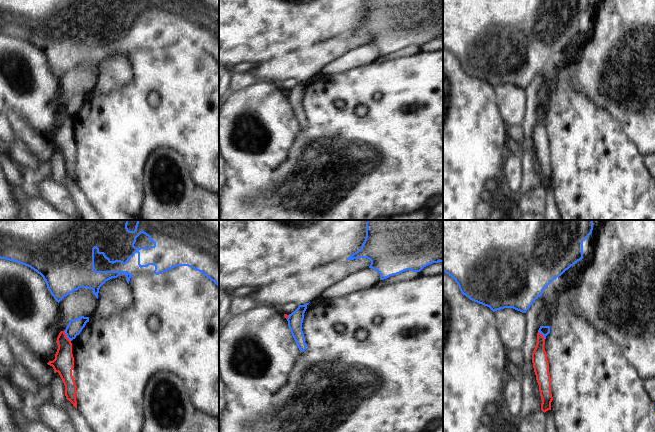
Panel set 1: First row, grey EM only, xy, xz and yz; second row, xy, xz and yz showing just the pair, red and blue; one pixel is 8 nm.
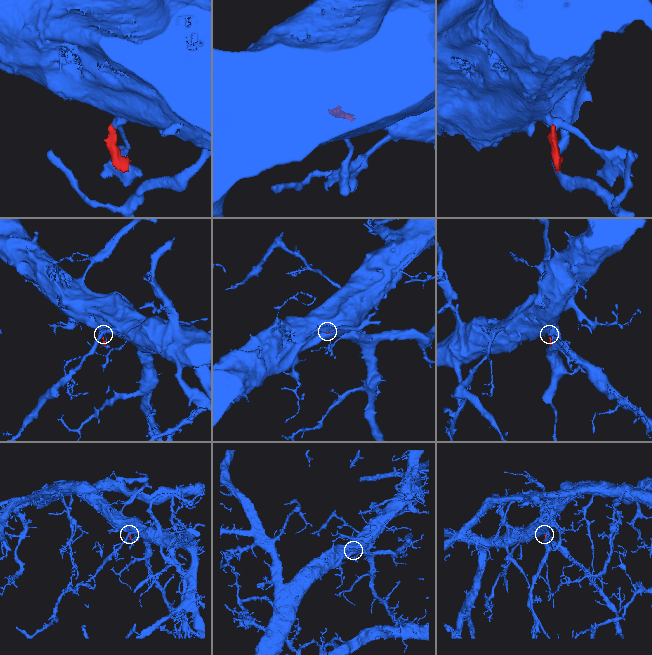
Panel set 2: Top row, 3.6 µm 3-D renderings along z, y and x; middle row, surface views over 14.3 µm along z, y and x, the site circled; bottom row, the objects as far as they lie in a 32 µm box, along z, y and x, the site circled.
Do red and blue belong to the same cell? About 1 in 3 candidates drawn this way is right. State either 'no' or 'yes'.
no

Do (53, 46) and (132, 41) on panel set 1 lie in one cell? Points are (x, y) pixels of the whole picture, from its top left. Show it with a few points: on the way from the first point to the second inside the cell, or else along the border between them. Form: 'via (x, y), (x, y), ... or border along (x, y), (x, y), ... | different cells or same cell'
via (73, 41), (112, 41) | same cell

